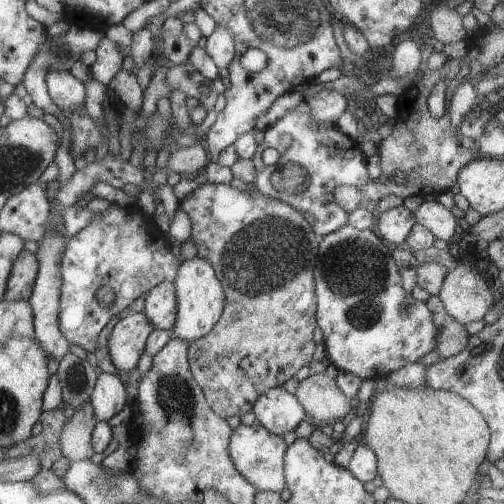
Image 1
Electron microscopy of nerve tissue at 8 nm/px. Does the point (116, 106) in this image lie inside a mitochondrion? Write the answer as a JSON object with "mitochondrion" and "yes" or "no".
{"mitochondrion":"no"}

